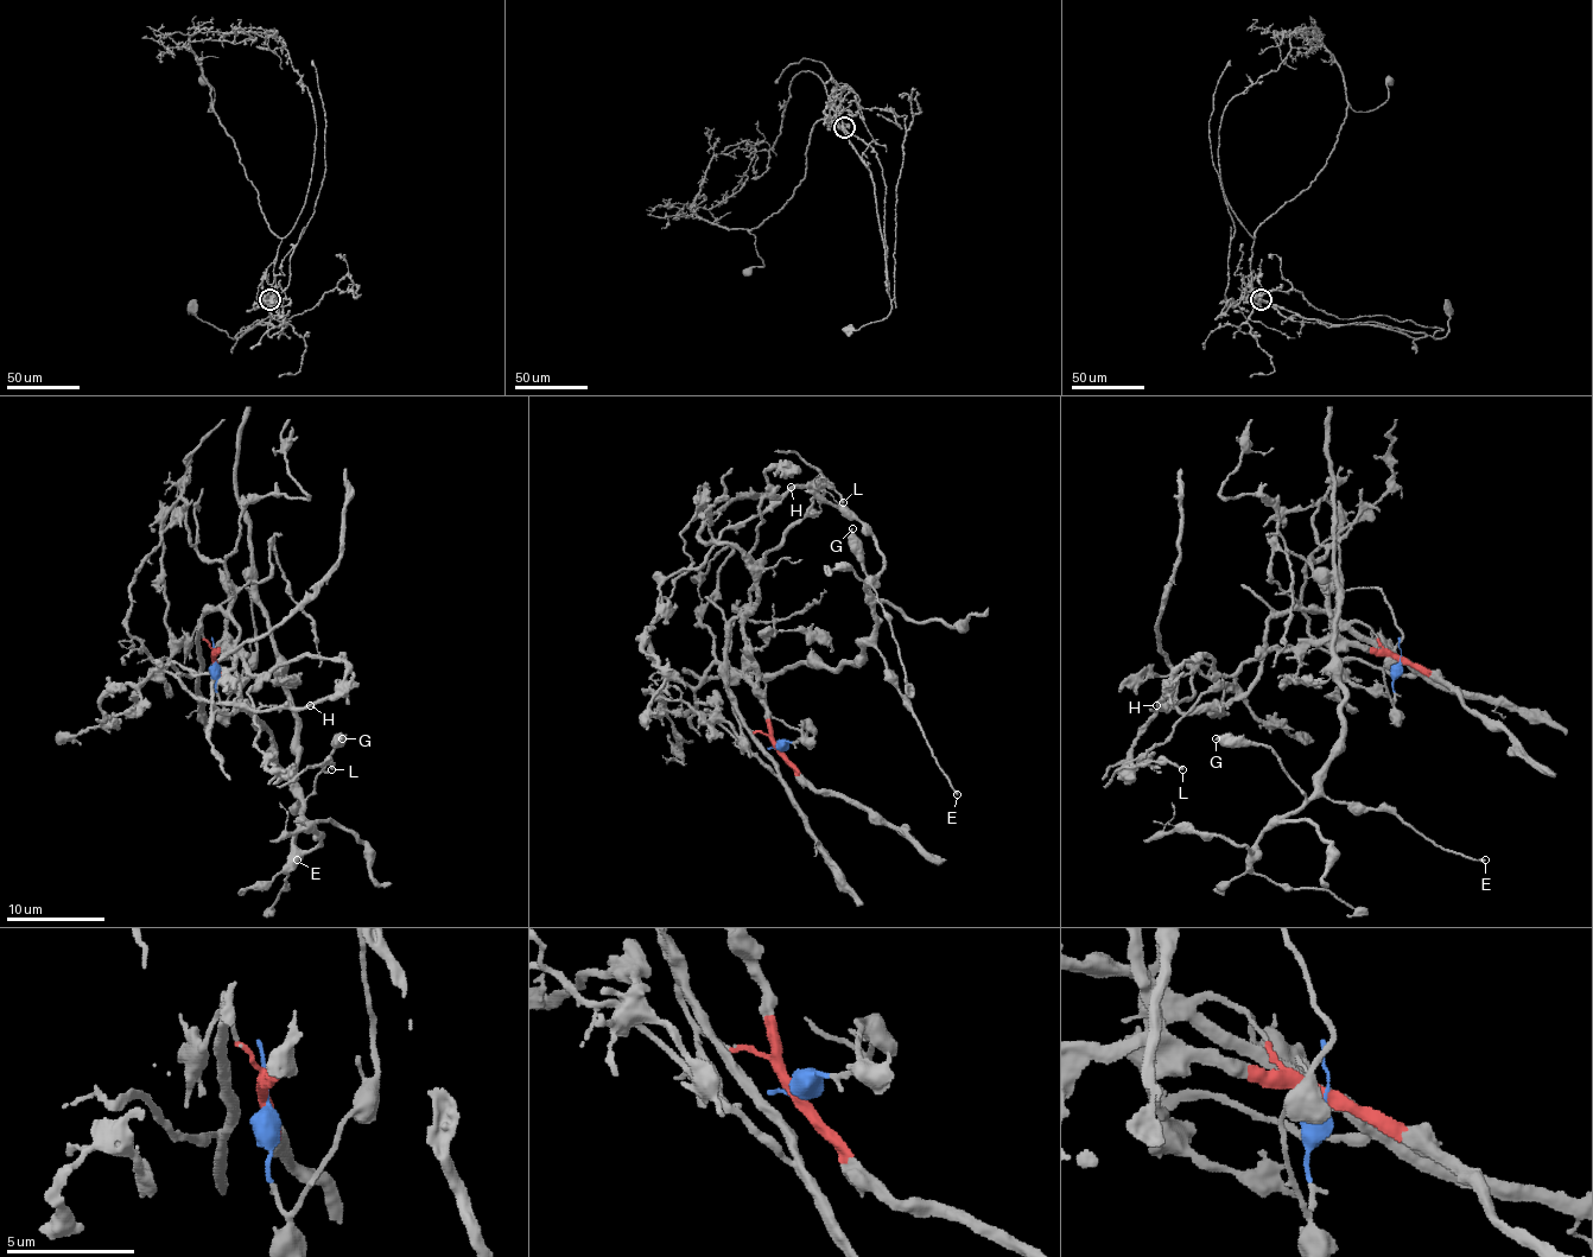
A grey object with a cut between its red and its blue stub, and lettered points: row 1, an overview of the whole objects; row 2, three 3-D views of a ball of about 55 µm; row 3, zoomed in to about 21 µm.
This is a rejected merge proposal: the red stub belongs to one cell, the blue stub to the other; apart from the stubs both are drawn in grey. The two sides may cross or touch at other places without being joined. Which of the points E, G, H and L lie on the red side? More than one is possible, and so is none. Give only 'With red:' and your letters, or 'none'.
With red: H, L

